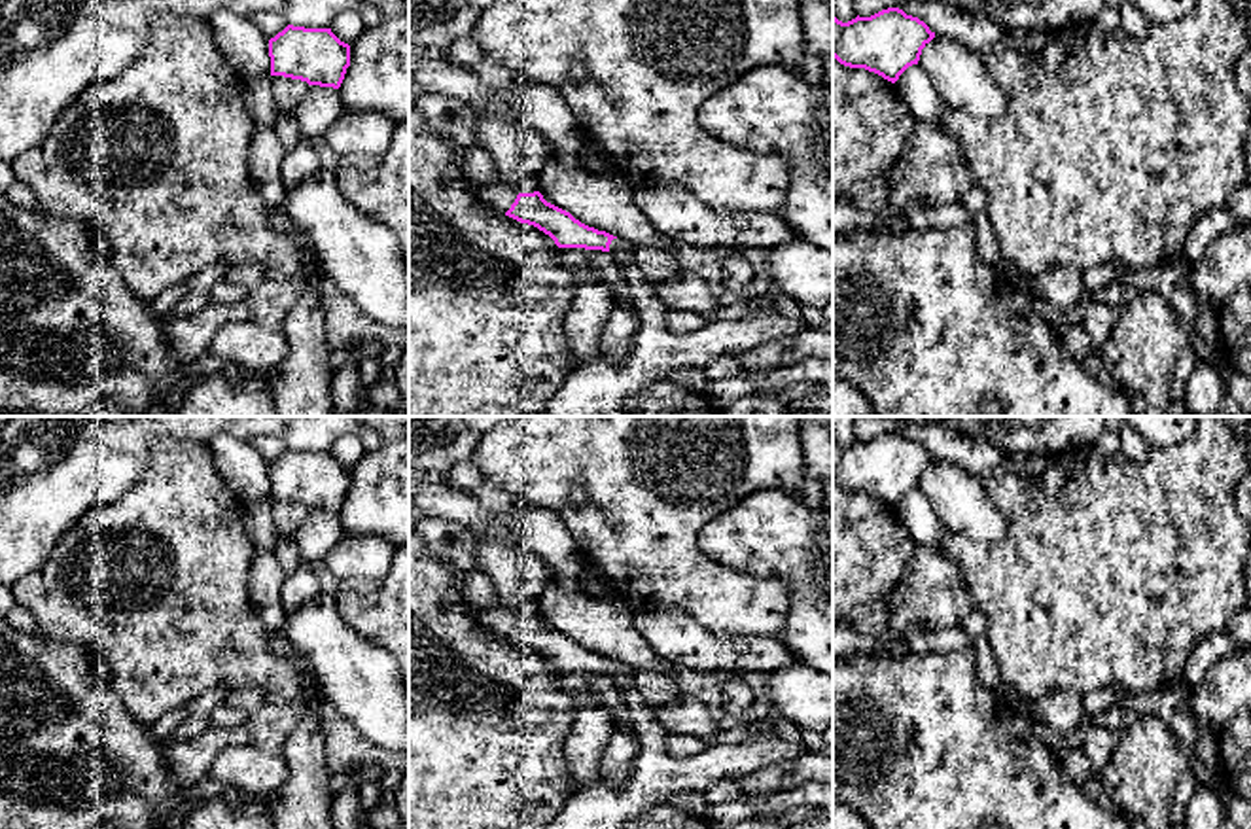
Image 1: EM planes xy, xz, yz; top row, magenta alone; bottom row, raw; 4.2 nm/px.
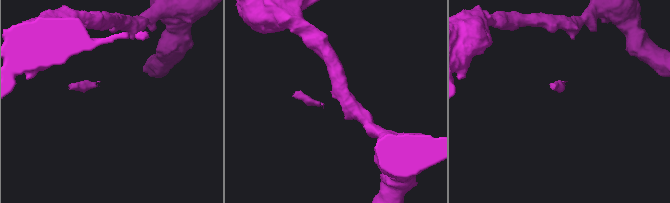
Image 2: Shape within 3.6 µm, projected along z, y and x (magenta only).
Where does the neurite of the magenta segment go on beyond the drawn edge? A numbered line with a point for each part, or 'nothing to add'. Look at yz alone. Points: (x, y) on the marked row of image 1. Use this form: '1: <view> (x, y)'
nothing to add

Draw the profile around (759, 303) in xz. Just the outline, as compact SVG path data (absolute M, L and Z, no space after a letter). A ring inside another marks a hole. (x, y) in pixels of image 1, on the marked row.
M766 295L755 297L755 299L748 299L748 301L736 301L736 299L729 299L712 318L710 322L725 322L725 320L736 320L744 314L755 312L755 310L770 310L774 309L778 303L772 301Z

